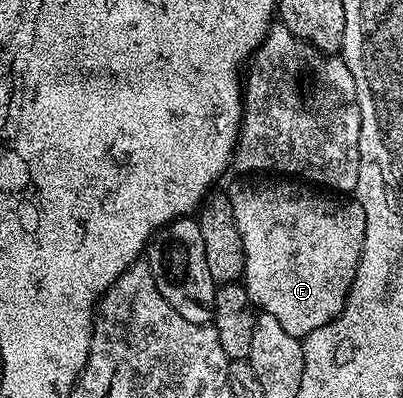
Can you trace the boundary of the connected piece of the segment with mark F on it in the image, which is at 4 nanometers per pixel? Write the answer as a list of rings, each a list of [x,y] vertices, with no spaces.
[[[284,177],[269,179],[272,179],[269,183],[244,183],[230,195],[232,208],[234,209],[234,221],[238,225],[238,233],[242,233],[242,245],[244,246],[242,282],[244,288],[248,291],[252,306],[256,308],[257,312],[275,317],[278,320],[278,325],[282,325],[282,329],[286,329],[286,333],[290,333],[296,339],[303,340],[304,336],[314,333],[314,329],[322,329],[322,325],[326,325],[340,316],[340,310],[344,307],[348,291],[352,288],[352,282],[358,269],[358,261],[366,237],[366,213],[362,209],[362,205],[351,198],[333,197],[331,194],[321,193],[303,182],[289,181]]]

